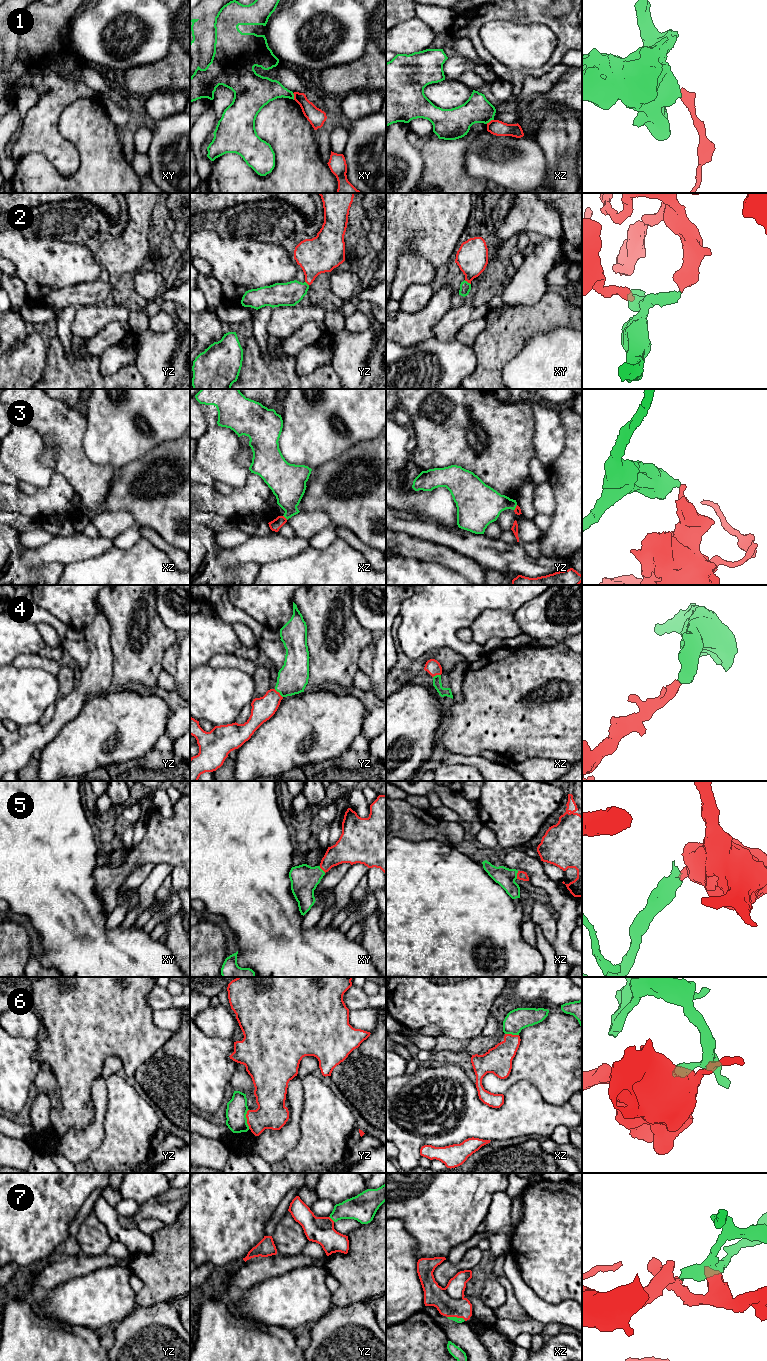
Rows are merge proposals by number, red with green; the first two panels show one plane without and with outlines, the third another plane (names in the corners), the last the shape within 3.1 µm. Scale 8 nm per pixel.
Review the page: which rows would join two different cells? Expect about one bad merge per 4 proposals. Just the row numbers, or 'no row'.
1, 3, 6

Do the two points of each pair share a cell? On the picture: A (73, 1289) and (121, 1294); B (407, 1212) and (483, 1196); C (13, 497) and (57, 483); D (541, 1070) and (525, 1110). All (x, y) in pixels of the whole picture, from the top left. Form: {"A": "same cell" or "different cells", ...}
{"A": "same cell", "B": "same cell", "C": "same cell", "D": "different cells"}

